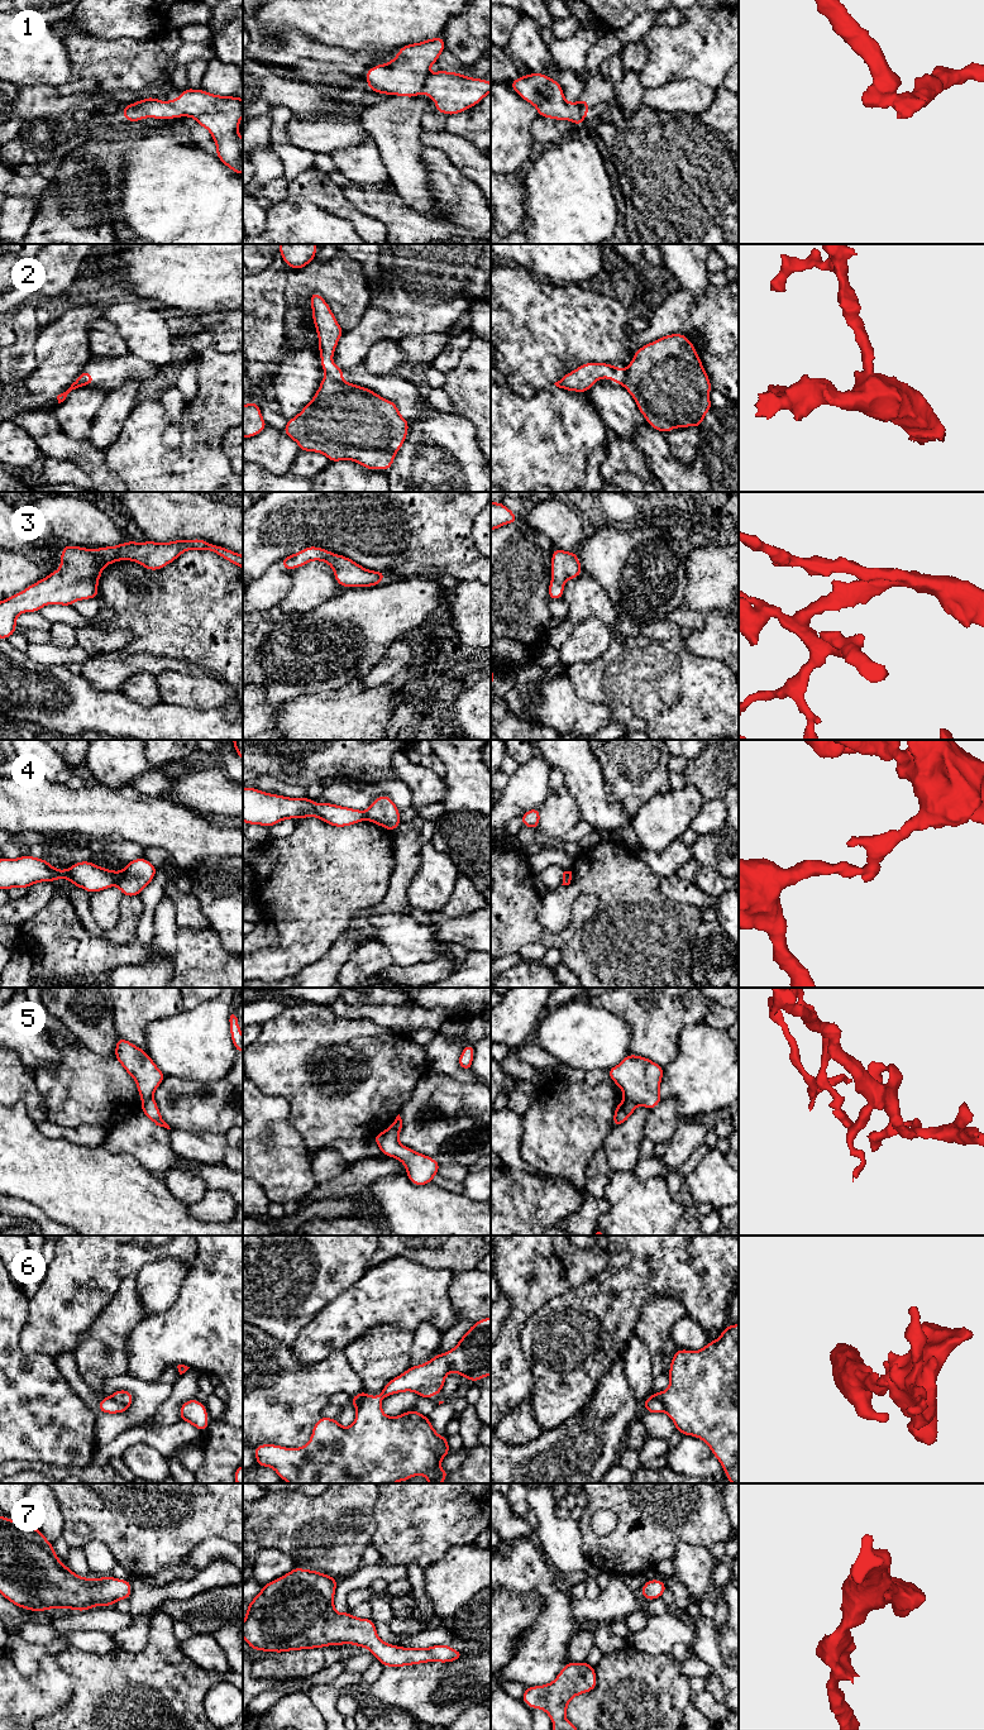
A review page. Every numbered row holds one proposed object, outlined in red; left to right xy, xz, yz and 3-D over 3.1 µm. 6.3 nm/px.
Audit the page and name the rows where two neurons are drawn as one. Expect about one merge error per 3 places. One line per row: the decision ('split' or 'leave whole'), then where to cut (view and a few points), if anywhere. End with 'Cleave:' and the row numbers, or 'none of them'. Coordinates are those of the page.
1: split; cut xz (429, 75), (419, 92)
2: split; cut xz (326, 372), (339, 378)
3: leave whole; cut none
4: split; cut xy (119, 873), (115, 884)
5: split; cut yz (625, 1098), (636, 1105)
6: split; cut xy (111, 1395), (118, 1401), (129, 1406)
7: leave whole; cut none
Cleave: 1, 2, 4, 5, 6

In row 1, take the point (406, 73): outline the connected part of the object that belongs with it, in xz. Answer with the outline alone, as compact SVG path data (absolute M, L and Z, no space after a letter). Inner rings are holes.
M441 35L401 47L390 63L368 70L366 81L369 90L388 96L416 97L426 82L430 66L436 63L444 49Z

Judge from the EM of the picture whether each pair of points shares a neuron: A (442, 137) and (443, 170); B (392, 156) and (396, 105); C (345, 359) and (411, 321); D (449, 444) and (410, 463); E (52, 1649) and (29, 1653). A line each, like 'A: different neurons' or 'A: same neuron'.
A: different neurons
B: same neuron
C: same neuron
D: same neuron
E: same neuron

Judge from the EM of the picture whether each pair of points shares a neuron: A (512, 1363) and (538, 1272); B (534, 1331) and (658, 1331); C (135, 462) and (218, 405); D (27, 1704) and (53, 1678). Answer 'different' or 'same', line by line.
A: same
B: different
C: same
D: same

